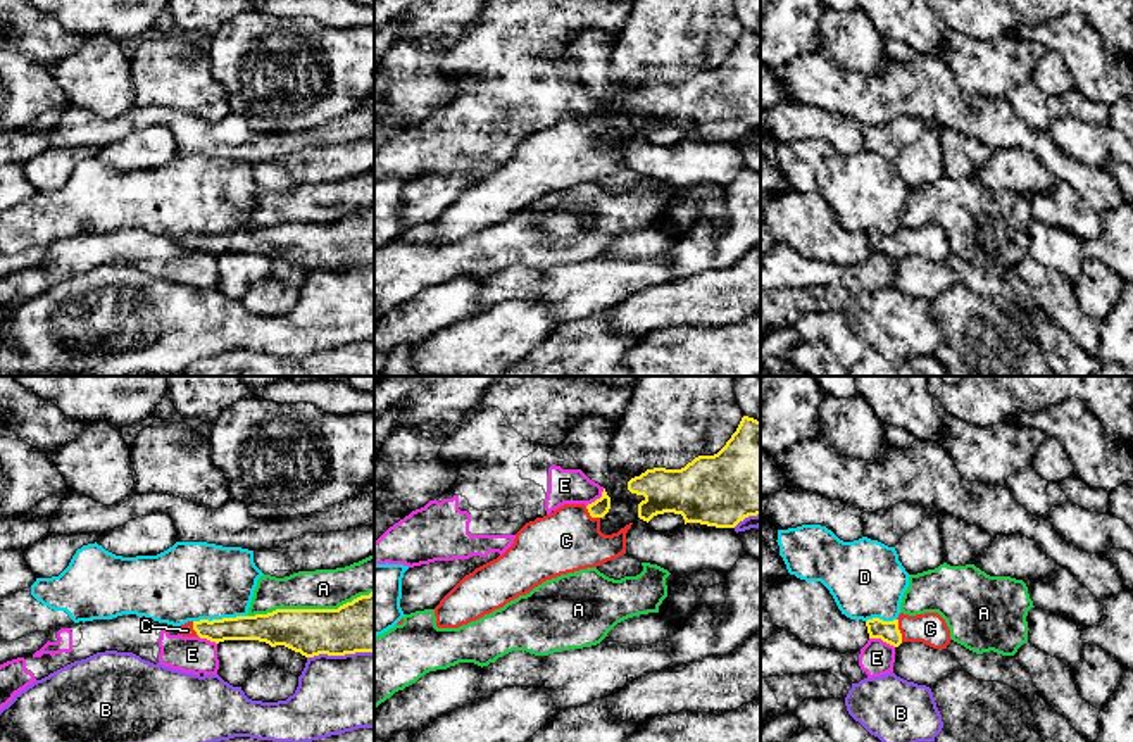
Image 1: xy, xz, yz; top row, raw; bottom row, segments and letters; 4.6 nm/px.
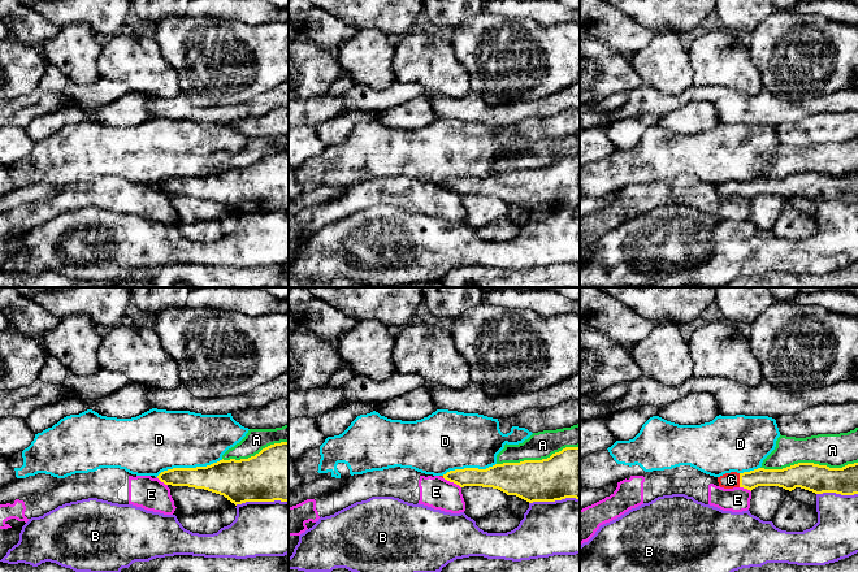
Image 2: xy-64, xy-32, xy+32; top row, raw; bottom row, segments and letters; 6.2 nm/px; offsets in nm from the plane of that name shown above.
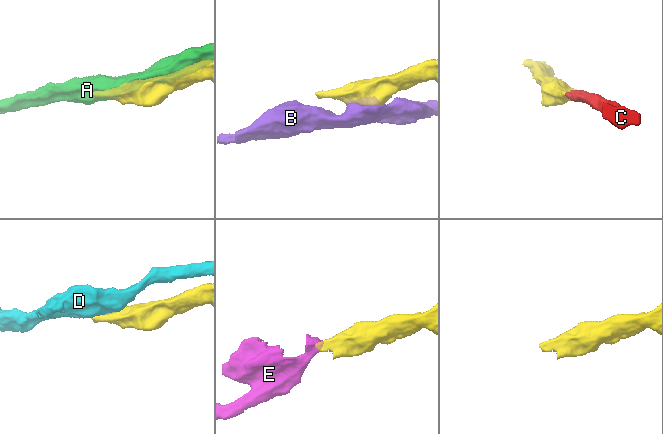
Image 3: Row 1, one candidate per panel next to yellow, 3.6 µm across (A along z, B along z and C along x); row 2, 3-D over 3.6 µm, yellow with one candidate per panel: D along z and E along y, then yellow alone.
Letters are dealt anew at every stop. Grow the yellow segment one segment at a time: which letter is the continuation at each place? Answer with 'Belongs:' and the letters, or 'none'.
Belongs: C

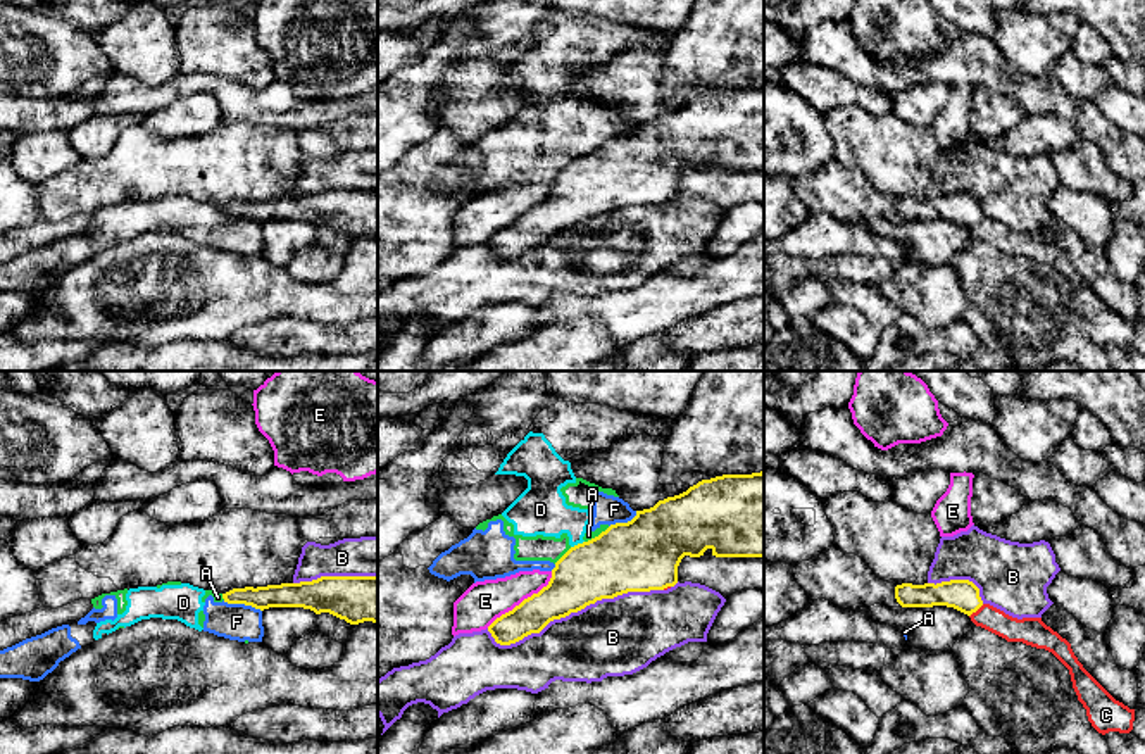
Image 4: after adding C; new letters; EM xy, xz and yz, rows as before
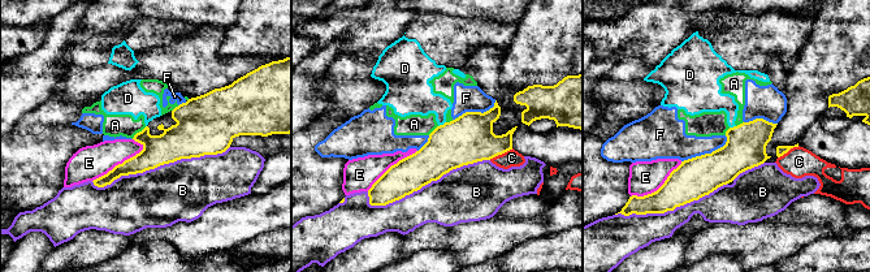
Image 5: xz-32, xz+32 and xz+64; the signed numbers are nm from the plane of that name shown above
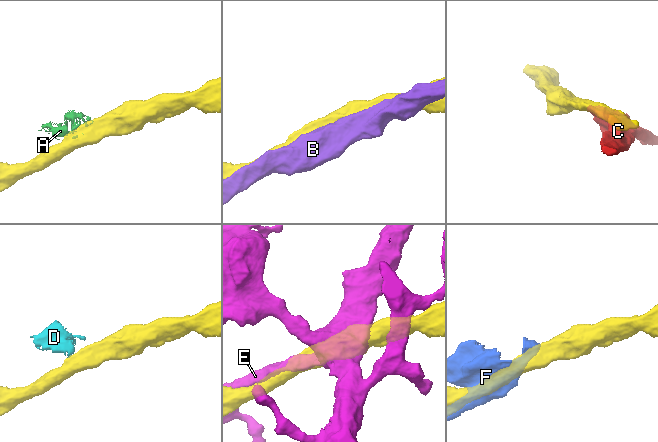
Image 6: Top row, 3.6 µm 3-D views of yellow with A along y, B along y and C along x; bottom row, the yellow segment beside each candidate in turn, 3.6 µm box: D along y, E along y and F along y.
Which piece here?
Belongs: none

